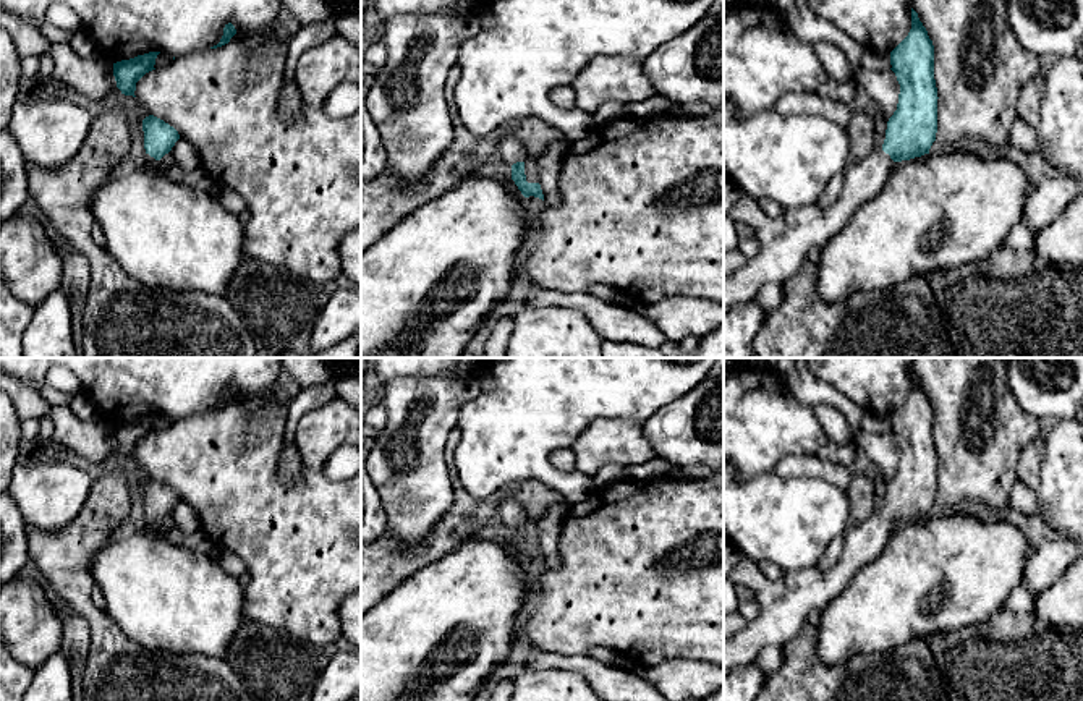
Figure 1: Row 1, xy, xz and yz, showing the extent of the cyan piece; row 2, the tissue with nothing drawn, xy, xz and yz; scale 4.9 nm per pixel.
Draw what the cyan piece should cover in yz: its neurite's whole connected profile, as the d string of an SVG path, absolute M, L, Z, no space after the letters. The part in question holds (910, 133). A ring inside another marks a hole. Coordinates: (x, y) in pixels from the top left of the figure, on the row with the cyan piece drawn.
M911 8L911 29L908 36L890 52L892 71L900 84L897 110L887 121L886 139L881 149L874 149L863 162L847 165L843 191L832 206L813 204L785 209L777 219L767 217L759 201L743 194L728 210L733 222L745 222L756 232L759 253L746 259L745 266L732 275L724 275L724 312L740 303L754 303L761 288L769 283L782 283L793 277L806 254L827 243L839 233L848 219L886 185L897 162L929 154L937 133L937 87L934 79L934 45L926 28Z

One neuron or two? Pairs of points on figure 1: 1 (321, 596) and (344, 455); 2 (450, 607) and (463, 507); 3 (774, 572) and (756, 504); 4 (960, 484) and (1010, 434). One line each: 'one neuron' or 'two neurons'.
1: two neurons
2: two neurons
3: two neurons
4: one neuron

